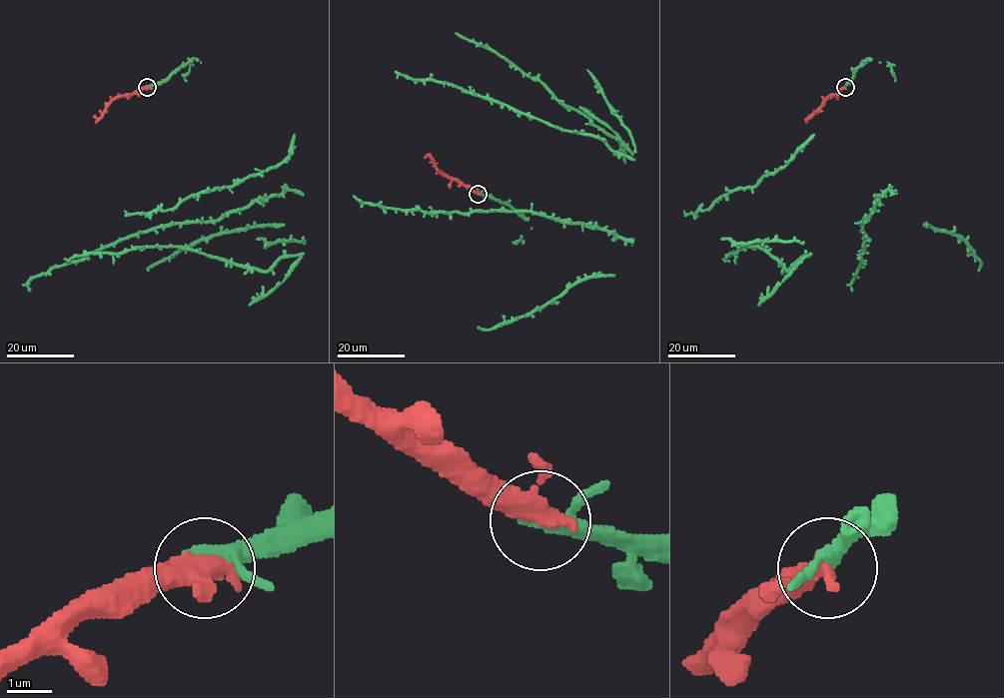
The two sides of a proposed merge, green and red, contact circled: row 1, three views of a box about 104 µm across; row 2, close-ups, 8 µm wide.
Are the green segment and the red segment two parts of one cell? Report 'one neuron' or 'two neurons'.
one neuron

